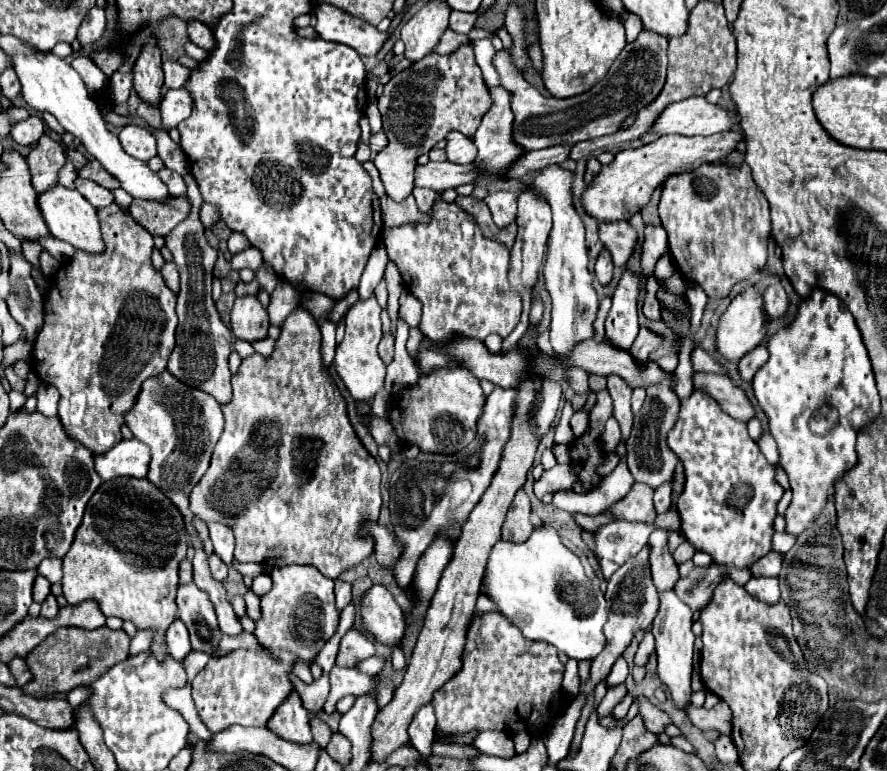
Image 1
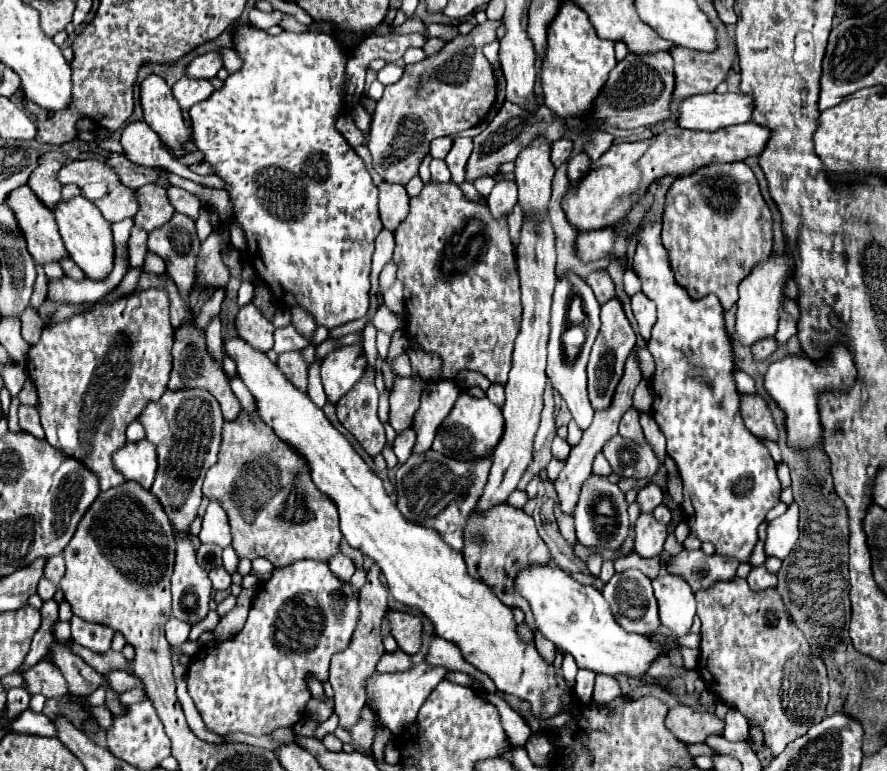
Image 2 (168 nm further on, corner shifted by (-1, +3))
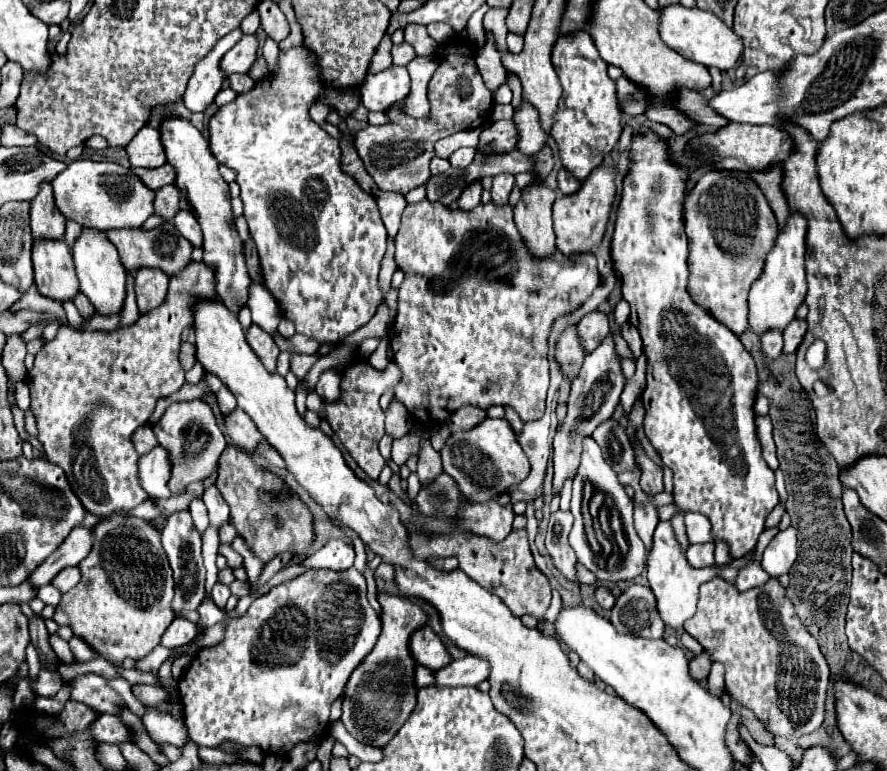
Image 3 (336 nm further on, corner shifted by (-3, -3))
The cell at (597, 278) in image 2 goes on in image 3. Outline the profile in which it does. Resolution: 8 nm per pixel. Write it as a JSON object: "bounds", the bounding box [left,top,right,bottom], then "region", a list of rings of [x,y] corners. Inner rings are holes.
{"bounds":[579,310,609,352],"region":[[[593,310],[587,316],[583,316],[583,320],[579,324],[579,334],[583,338],[585,352],[591,352],[595,348],[595,344],[599,344],[599,340],[603,340],[603,336],[607,336],[607,332],[609,332],[607,312]]]}

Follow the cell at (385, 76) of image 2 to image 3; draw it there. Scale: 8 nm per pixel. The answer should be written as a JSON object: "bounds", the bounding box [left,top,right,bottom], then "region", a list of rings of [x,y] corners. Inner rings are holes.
{"bounds":[359,66,409,110],"region":[[[391,66],[379,74],[369,74],[359,86],[367,110],[385,110],[391,102],[409,94],[409,76],[405,66]]]}

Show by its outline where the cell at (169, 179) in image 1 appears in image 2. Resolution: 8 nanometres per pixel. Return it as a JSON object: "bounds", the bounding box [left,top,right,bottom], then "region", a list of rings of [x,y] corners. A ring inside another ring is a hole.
{"bounds":[167,186,201,220],"region":[[[171,186],[171,188],[167,190],[167,196],[169,196],[171,206],[173,206],[179,214],[185,214],[187,218],[193,218],[193,220],[199,218],[201,202],[199,202],[199,198],[197,198],[195,194],[185,192],[185,190],[177,188],[177,186]]]}

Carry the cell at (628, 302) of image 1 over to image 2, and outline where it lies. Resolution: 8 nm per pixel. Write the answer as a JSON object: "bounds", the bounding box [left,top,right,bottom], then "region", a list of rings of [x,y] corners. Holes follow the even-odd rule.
{"bounds":[587,298,635,410],"region":[[[613,298],[601,306],[601,330],[591,348],[591,358],[587,364],[587,390],[589,390],[589,402],[591,402],[593,410],[609,408],[615,388],[623,376],[625,360],[629,358],[633,346],[635,346],[635,332],[623,314],[621,302],[617,298]]]}

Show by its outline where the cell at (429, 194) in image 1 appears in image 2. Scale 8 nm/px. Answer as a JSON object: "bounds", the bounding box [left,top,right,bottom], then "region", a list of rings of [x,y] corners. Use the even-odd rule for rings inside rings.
{"bounds":[429,160,451,182],"region":[[[431,160],[429,164],[431,168],[431,180],[433,182],[449,182],[451,180],[451,174],[449,174],[449,168],[445,164],[445,160]]]}

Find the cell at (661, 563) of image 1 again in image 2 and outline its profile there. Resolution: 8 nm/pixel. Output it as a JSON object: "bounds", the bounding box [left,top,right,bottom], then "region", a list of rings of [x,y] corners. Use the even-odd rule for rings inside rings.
{"bounds":[635,512,667,556],"region":[[[641,512],[635,522],[635,552],[639,556],[659,556],[667,538],[667,526],[657,522],[653,514]]]}

